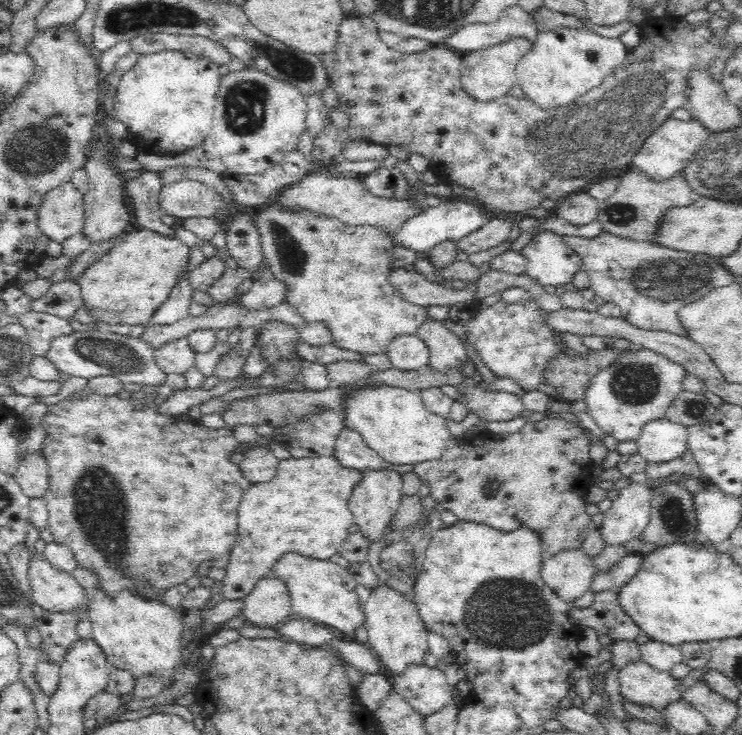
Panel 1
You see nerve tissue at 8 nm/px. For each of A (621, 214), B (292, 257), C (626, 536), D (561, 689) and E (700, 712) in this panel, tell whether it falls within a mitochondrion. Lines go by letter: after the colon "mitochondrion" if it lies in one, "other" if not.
A: mitochondrion
B: mitochondrion
C: other
D: other
E: other

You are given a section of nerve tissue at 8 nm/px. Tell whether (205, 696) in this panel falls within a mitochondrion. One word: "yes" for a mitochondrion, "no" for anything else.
no

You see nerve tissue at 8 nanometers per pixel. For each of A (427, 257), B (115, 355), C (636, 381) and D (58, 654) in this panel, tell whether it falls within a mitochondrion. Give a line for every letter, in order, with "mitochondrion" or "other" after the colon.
A: other
B: mitochondrion
C: mitochondrion
D: other

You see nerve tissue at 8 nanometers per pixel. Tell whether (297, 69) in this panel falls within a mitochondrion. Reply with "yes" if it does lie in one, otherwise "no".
yes

